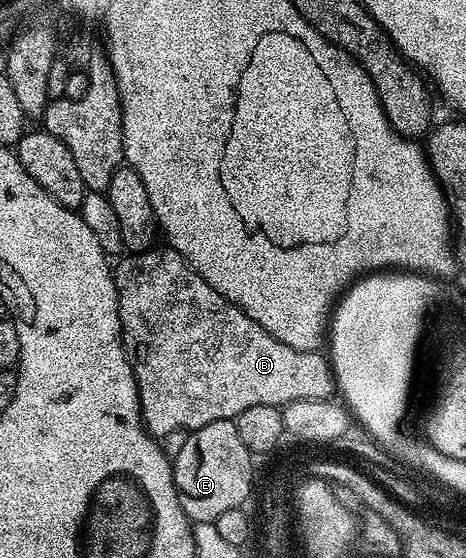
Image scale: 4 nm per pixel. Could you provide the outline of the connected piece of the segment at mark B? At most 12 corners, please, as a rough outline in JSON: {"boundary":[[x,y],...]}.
{"boundary":[[171,247],[114,269],[153,437],[333,396]]}

